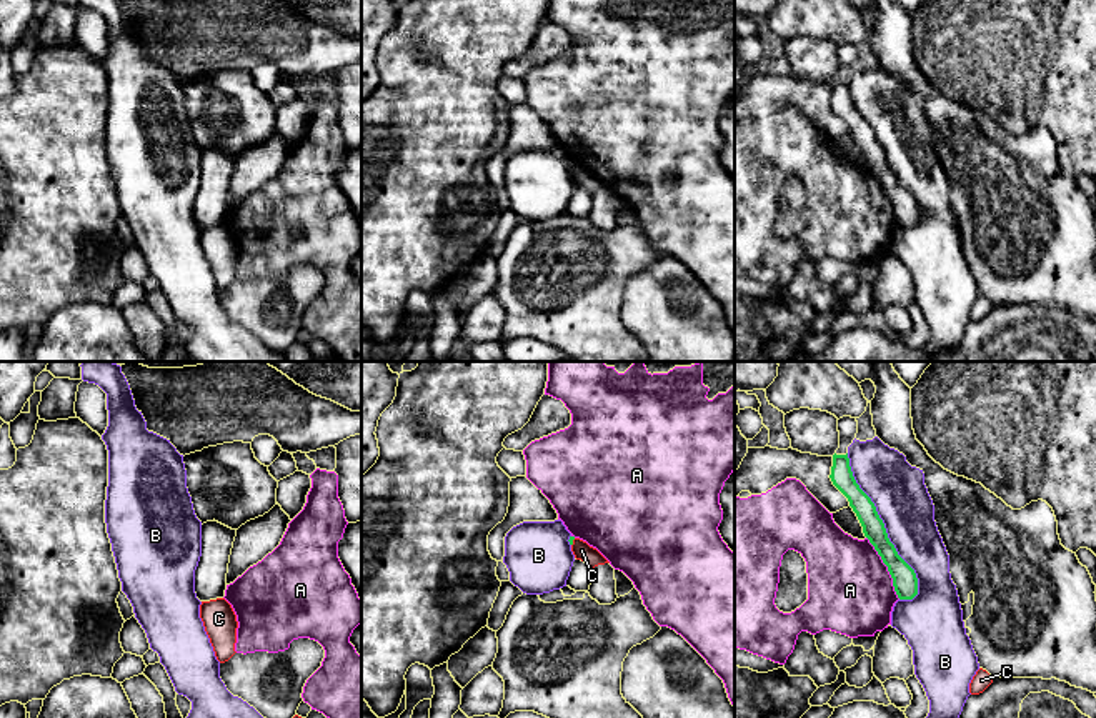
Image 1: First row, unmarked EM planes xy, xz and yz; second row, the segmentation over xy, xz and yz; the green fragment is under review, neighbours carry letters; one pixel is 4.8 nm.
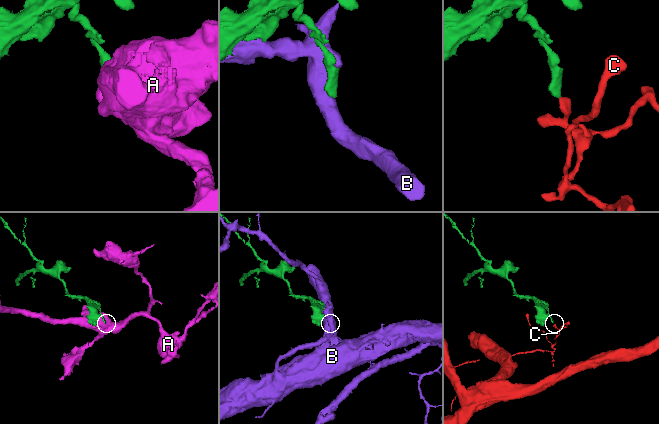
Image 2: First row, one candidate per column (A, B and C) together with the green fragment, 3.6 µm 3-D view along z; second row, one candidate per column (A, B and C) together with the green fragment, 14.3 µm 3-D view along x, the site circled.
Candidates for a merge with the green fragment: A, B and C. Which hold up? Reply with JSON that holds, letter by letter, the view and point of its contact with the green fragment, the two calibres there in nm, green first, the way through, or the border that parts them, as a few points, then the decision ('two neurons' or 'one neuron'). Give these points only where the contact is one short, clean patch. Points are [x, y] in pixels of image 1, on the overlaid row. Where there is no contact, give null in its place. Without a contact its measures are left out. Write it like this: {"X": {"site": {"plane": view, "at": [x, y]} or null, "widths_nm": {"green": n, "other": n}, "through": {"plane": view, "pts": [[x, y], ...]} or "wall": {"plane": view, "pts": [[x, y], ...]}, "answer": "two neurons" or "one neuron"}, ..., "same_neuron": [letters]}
{"A": {"site": {"plane": "yz", "at": [888, 568]}, "widths_nm": {"green": 120, "other": 420}, "answer": "two neurons"}, "B": {"site": {"plane": "yz", "at": [883, 527]}, "widths_nm": {"green": 110, "other": 260}, "answer": "two neurons"}, "C": {"site": {"plane": "xz", "at": [572, 542]}, "widths_nm": {"green": 20, "other": 90}, "wall": {"plane": "xz", "pts": [[575, 538], [572, 545]]}, "answer": "two neurons"}, "same_neuron": []}

